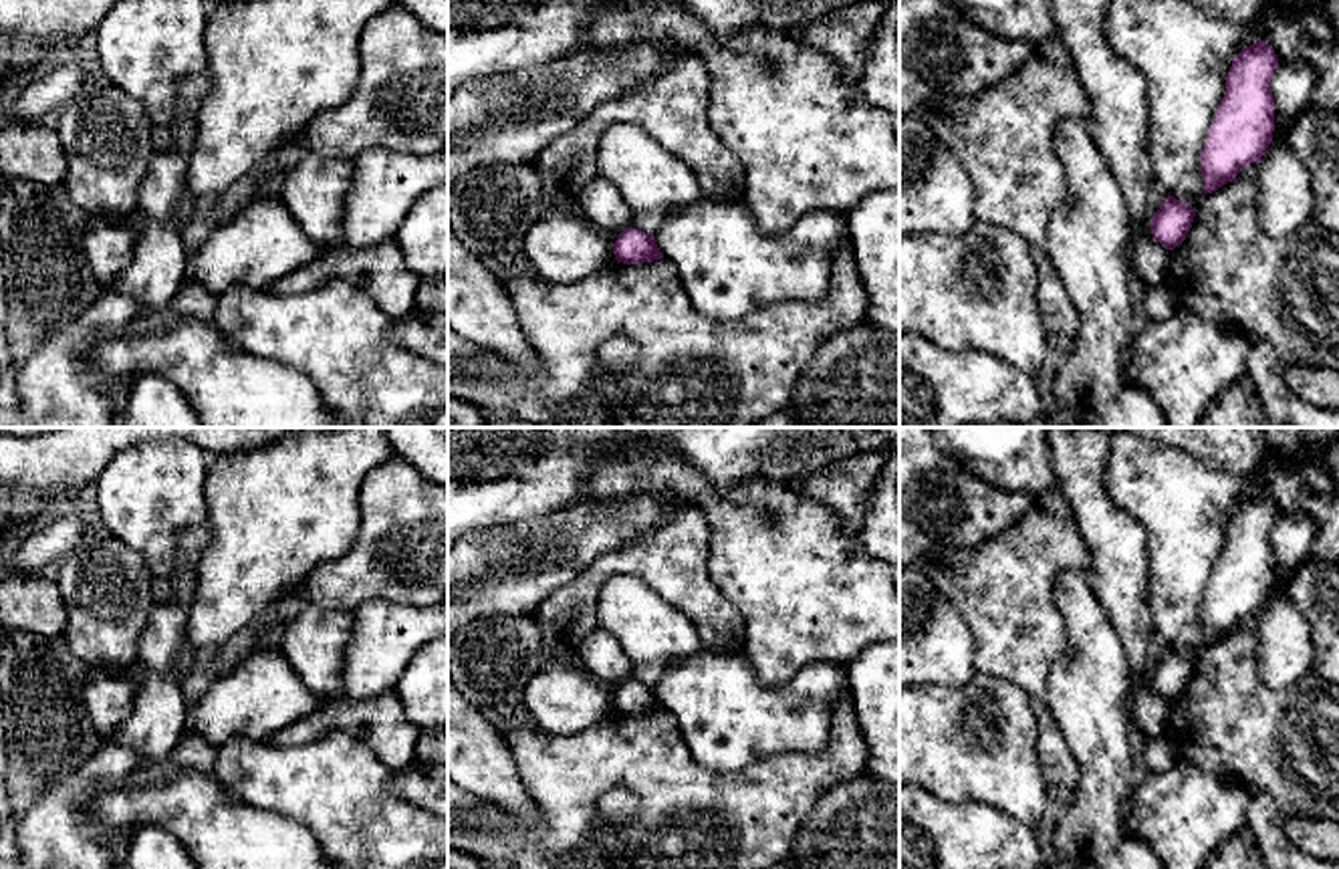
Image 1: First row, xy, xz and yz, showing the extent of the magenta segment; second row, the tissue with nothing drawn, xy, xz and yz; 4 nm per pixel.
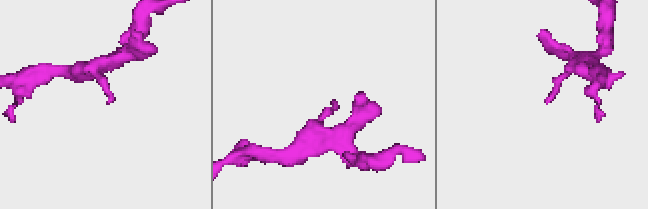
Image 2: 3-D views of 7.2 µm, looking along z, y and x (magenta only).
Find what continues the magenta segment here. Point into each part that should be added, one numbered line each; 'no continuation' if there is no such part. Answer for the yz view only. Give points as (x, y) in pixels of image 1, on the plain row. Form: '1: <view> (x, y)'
no continuation

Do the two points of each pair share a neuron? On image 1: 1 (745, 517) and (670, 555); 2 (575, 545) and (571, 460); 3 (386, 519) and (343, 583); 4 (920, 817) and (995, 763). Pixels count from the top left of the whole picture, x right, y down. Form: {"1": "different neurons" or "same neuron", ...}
{"1": "different neurons", "2": "different neurons", "3": "same neuron", "4": "different neurons"}

